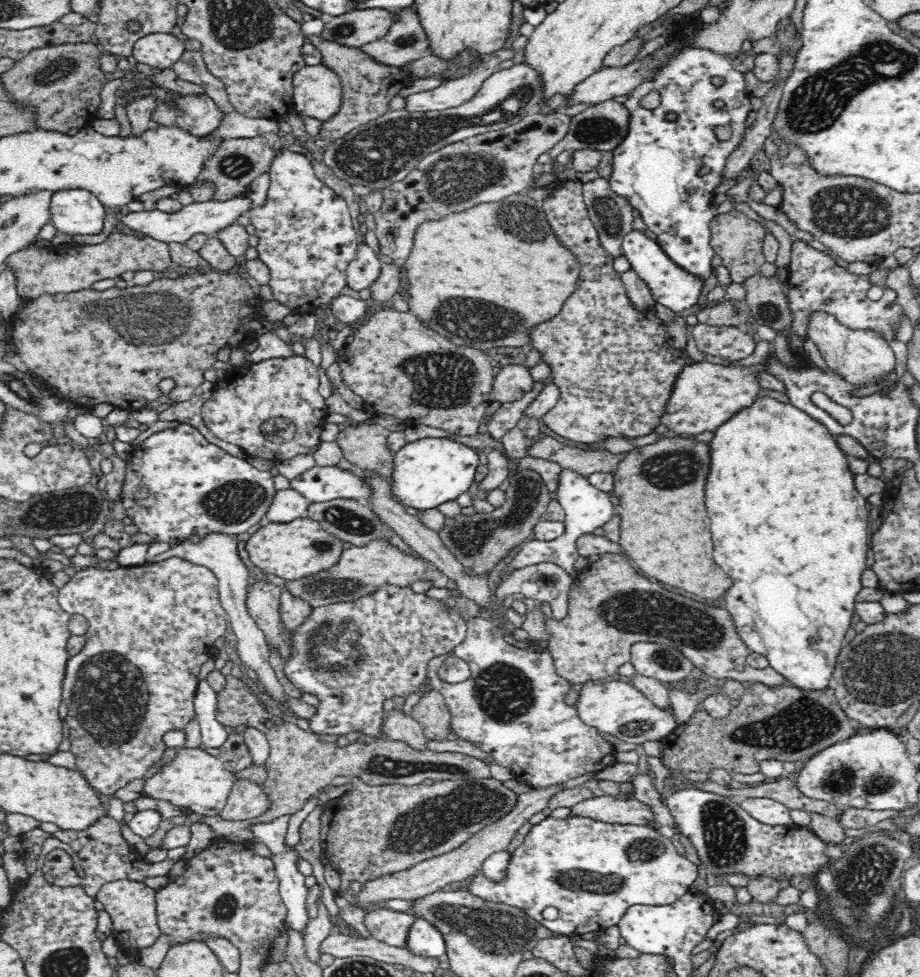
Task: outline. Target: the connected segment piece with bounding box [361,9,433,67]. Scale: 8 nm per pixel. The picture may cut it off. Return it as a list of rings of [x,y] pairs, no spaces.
[[[416,10],[392,12],[392,24],[384,38],[363,44],[361,49],[374,60],[392,67],[402,67],[426,54],[433,54],[429,36]]]

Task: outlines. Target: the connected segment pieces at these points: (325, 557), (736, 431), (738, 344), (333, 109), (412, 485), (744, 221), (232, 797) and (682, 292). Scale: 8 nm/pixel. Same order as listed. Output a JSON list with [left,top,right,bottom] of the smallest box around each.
[[246,517,345,581],[706,391,869,691],[691,322,755,361],[293,66,343,122],[391,437,481,510],[710,209,766,283],[220,779,272,821],[622,230,703,313]]

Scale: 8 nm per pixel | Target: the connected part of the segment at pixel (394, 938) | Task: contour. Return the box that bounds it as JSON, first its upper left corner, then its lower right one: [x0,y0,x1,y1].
[364,907,416,946]

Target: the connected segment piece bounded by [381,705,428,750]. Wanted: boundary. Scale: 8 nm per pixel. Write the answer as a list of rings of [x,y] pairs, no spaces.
[[[395,705],[392,711],[386,713],[381,730],[392,740],[400,740],[417,750],[426,749],[428,738],[422,732],[420,723],[410,714],[404,713],[402,706]]]

